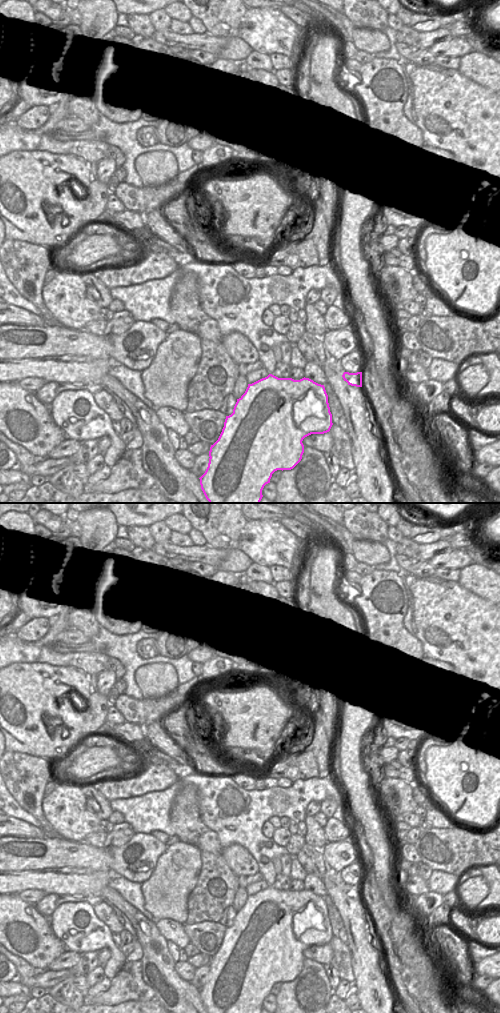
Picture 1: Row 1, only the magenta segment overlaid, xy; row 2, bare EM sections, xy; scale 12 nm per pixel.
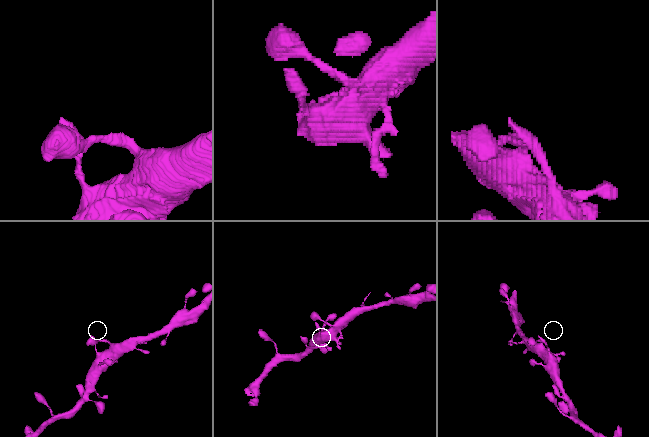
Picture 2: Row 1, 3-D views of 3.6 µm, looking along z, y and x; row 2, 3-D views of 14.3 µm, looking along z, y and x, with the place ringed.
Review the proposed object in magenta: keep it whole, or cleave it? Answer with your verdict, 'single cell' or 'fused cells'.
fused cells

